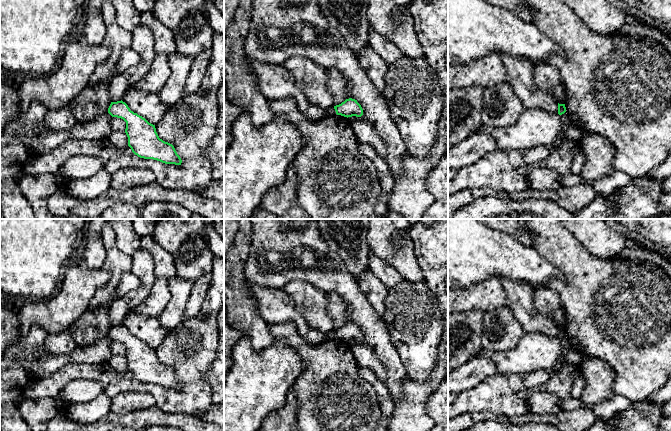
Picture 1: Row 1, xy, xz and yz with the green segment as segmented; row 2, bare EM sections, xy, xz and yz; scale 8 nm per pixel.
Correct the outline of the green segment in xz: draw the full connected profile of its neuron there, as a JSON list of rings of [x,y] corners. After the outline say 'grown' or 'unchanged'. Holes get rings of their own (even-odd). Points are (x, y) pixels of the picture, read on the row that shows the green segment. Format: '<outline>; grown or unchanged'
[[[349,98],[339,105],[334,106],[337,115],[344,117],[361,117],[363,115],[363,109],[357,100]]]; unchanged

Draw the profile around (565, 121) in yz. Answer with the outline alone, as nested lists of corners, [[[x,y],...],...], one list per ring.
[[[567,112],[560,115],[560,118],[561,118],[560,134],[562,134],[563,132],[565,132],[569,128],[569,126],[571,125],[571,121],[570,121],[570,119],[568,117]]]

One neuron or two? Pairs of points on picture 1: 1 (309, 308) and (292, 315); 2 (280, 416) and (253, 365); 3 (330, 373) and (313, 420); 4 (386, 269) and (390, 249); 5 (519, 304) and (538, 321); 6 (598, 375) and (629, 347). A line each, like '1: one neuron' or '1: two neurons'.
1: two neurons
2: two neurons
3: one neuron
4: two neurons
5: one neuron
6: two neurons

